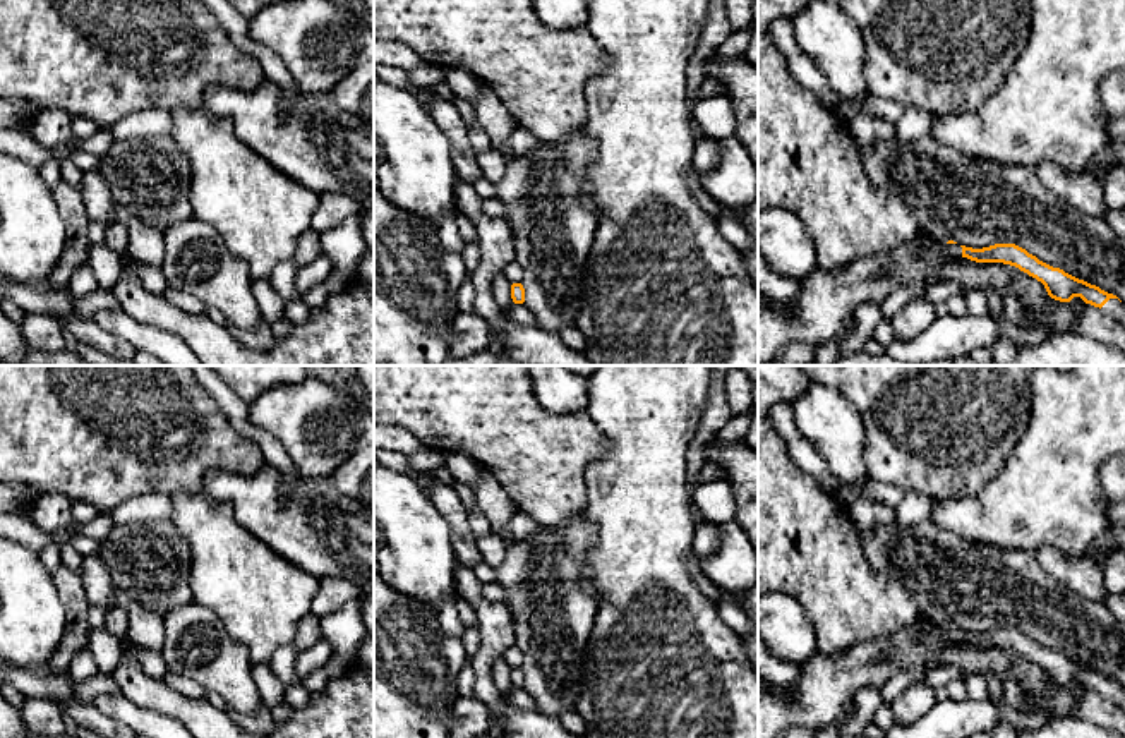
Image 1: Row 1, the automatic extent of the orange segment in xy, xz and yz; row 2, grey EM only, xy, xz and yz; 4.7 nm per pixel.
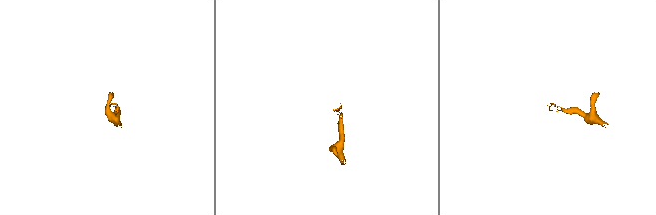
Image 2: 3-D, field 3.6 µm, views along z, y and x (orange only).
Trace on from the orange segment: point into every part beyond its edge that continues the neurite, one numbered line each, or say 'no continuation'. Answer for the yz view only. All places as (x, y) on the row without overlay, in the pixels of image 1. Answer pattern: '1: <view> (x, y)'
1: yz (947, 634)
2: yz (1113, 692)

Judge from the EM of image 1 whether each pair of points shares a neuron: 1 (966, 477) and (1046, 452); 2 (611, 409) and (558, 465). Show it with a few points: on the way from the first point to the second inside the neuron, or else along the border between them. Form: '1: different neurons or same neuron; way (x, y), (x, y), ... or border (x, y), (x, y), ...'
1: different neurons; border (1024, 431), (1005, 462), (973, 493)
2: different neurons; border (583, 411), (609, 441), (609, 447), (589, 465)

